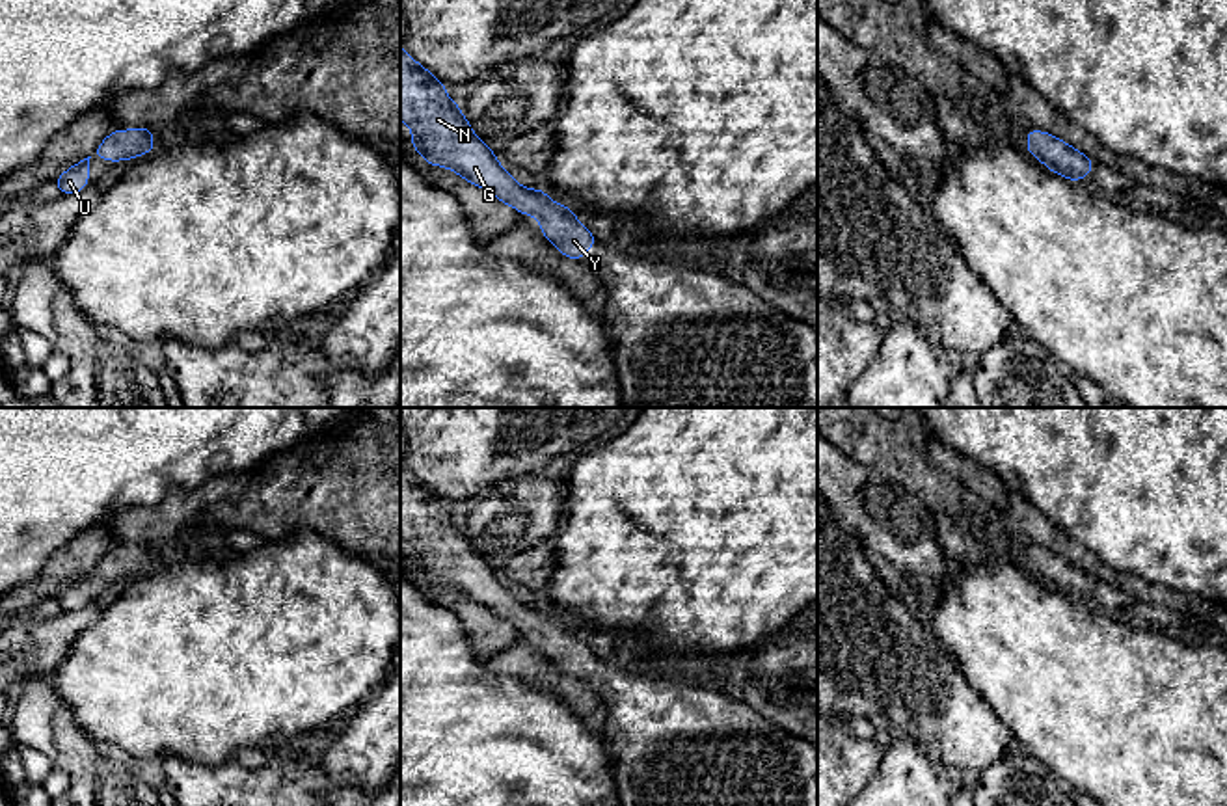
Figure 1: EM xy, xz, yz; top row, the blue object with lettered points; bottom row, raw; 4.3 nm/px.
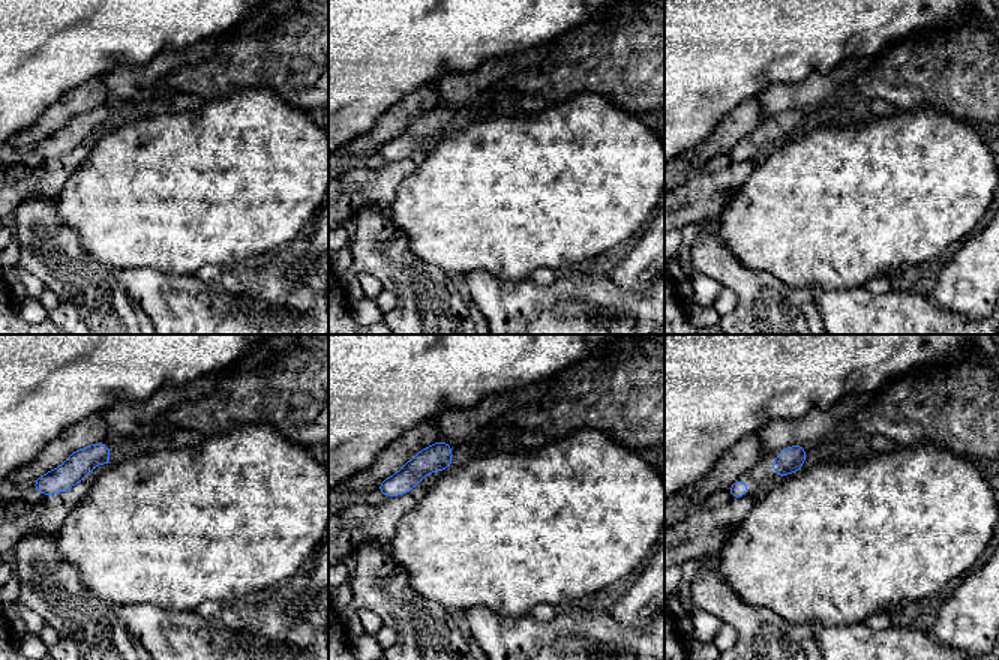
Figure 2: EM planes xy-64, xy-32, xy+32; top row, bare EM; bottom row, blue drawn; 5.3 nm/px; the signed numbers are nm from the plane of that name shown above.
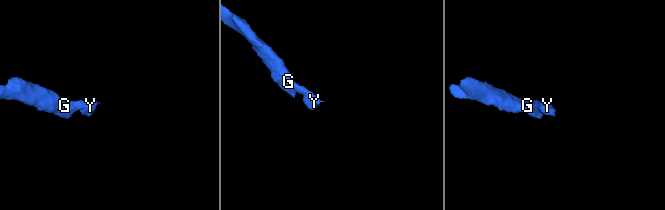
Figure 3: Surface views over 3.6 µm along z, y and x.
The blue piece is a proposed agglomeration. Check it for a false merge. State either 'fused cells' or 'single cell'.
single cell

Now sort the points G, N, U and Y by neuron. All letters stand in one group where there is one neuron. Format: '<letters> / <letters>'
G N U Y

